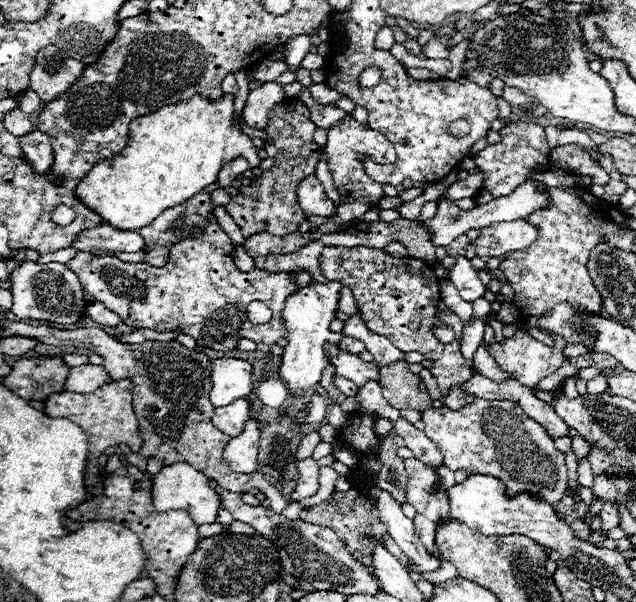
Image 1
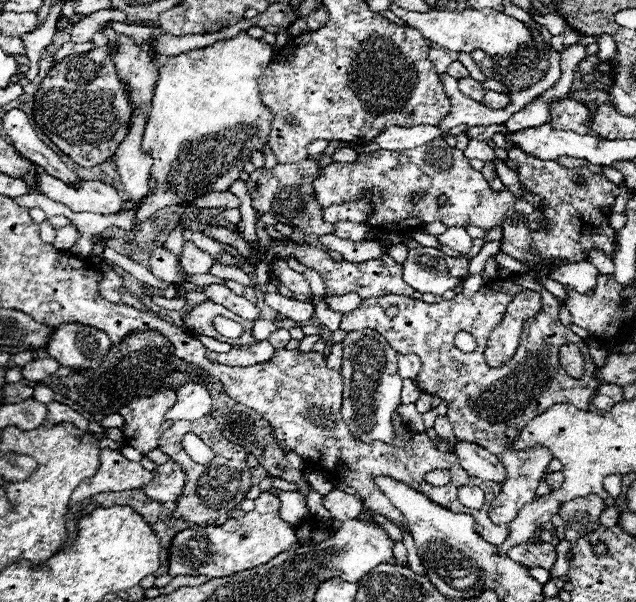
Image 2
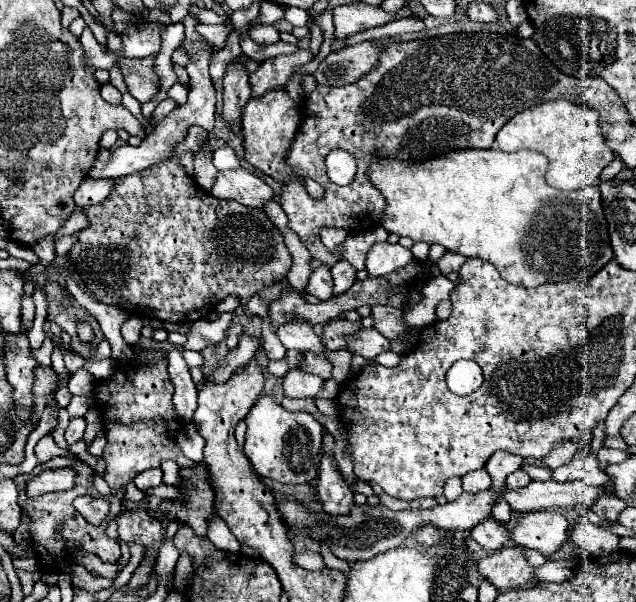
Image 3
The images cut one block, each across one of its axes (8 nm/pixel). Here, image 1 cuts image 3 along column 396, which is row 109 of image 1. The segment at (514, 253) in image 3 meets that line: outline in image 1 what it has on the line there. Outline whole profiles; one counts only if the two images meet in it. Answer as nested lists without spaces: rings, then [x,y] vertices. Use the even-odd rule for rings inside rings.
[[[196,94],[196,98],[188,98],[188,102],[164,106],[158,112],[132,120],[128,146],[110,160],[96,164],[76,186],[76,194],[110,226],[134,232],[152,224],[152,220],[162,210],[178,206],[194,194],[198,194],[202,188],[214,184],[220,168],[238,156],[244,156],[250,168],[260,166],[260,158],[256,154],[256,148],[252,146],[252,140],[234,122],[234,96],[224,94],[218,100],[206,100],[200,94]]]

